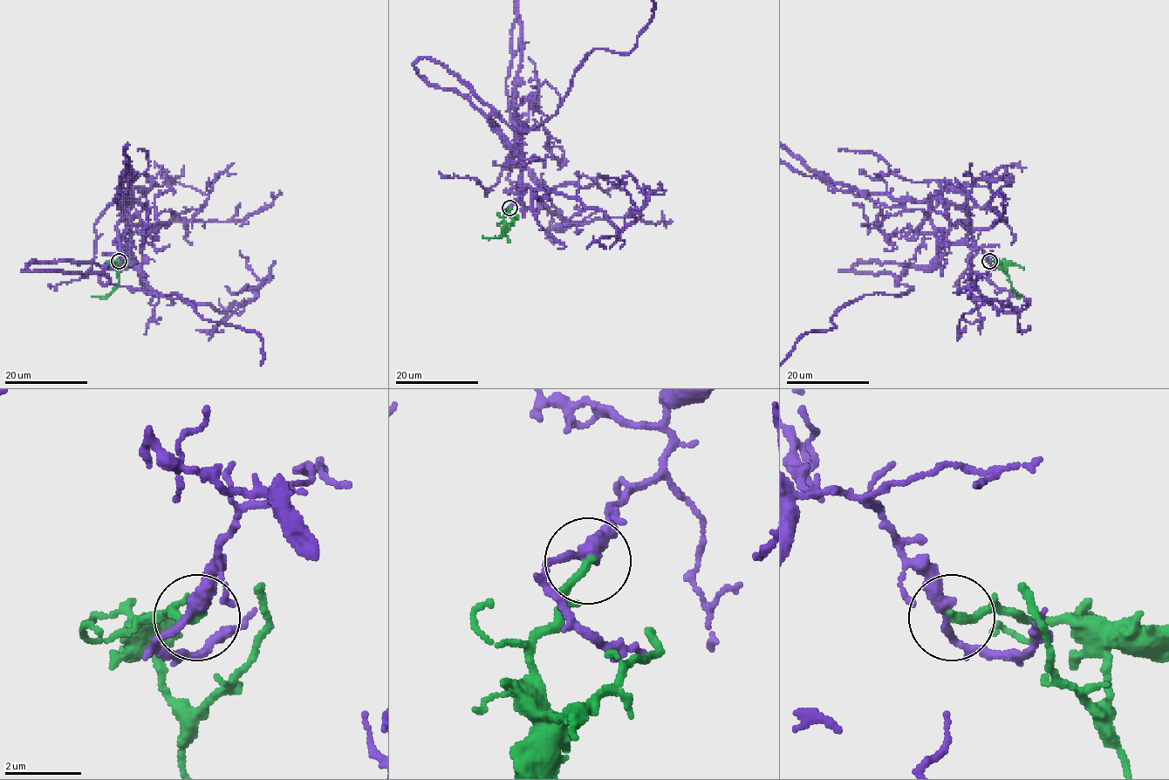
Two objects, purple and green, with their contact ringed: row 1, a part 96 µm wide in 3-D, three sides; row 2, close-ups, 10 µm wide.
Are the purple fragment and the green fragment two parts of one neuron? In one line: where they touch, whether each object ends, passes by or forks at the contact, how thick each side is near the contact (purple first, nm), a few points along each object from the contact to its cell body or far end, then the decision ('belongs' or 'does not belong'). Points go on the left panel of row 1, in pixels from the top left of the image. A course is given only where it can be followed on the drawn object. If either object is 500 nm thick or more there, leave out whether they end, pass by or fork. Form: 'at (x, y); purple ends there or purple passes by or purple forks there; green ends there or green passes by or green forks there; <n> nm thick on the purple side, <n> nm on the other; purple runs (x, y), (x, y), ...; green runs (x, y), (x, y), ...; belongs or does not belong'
at (119, 261); purple passes by; green ends there; 300 nm thick on the purple side, 240 nm on the other; purple runs (119, 262), (130, 242), (103, 284), (175, 292), (261, 338); green runs (119, 262), (113, 262), (119, 283), (108, 296), (92, 297); does not belong

